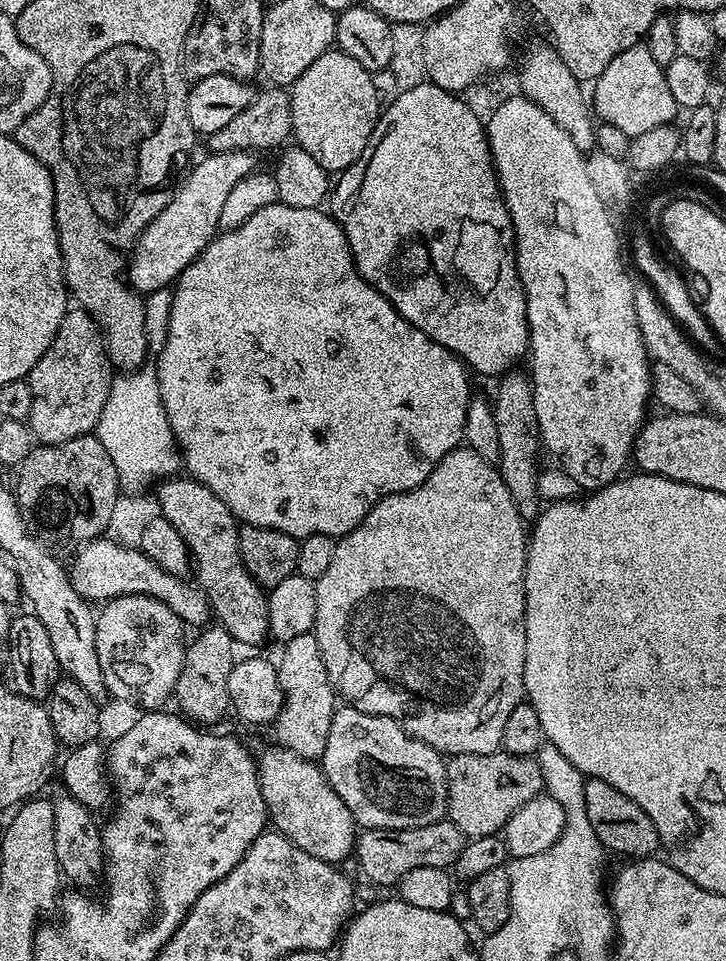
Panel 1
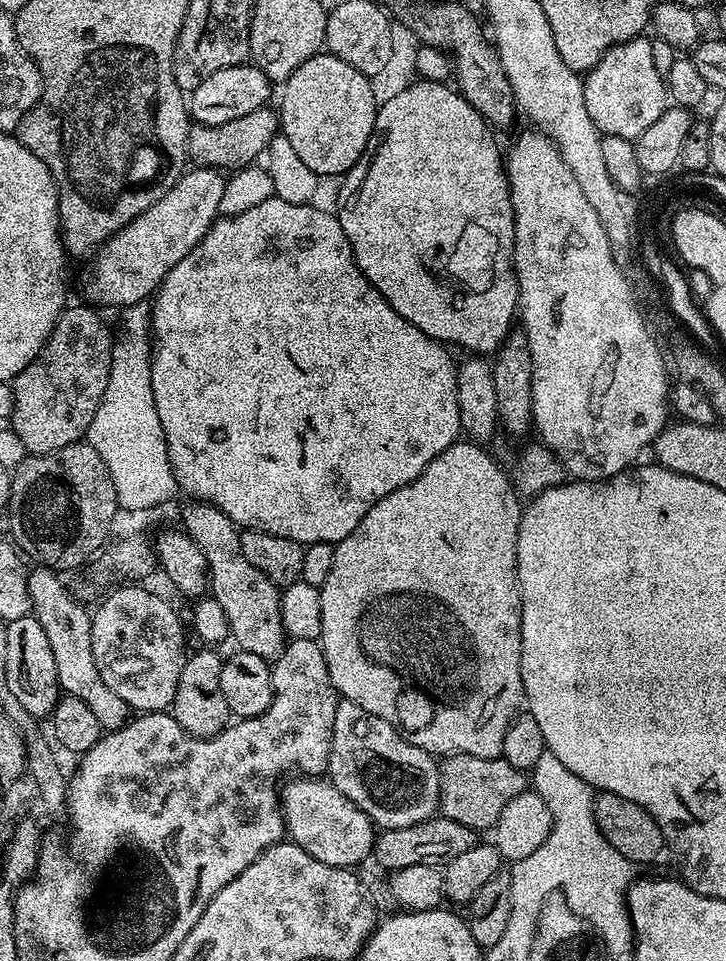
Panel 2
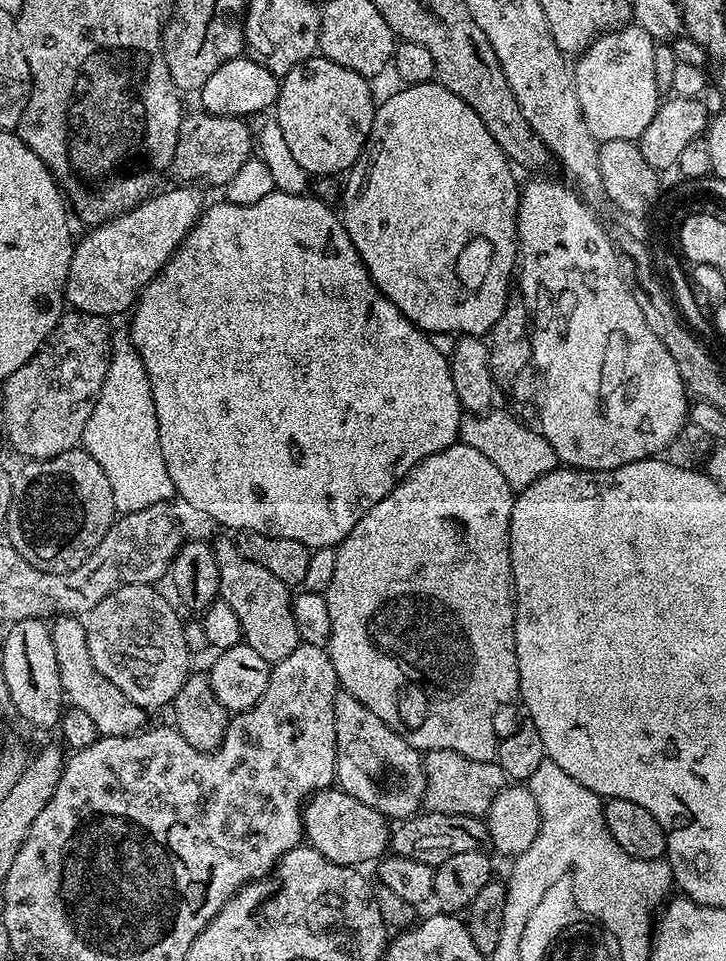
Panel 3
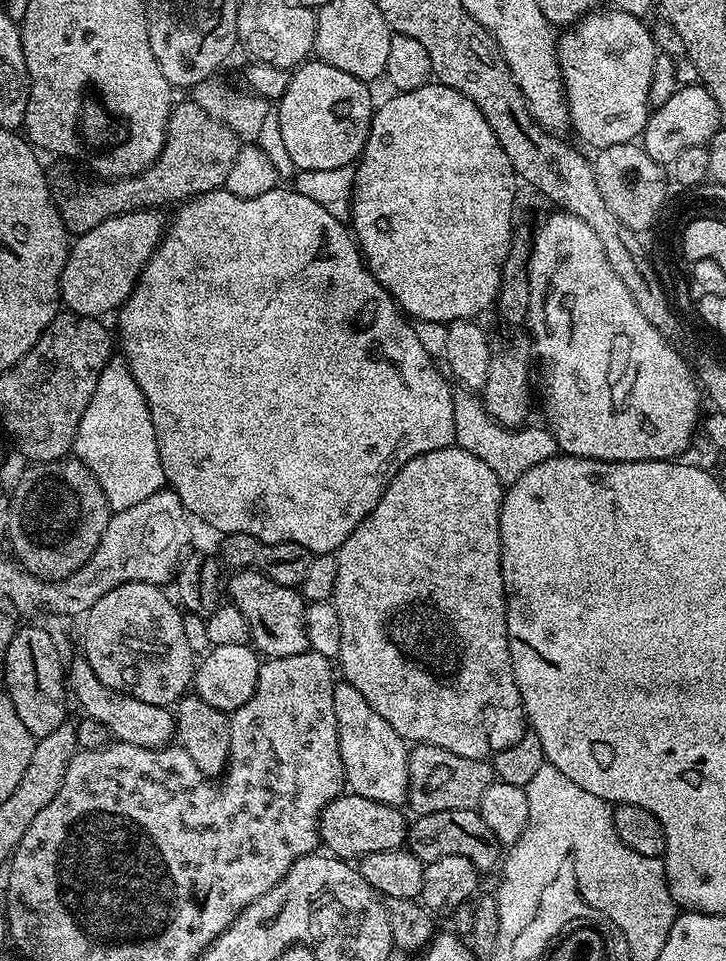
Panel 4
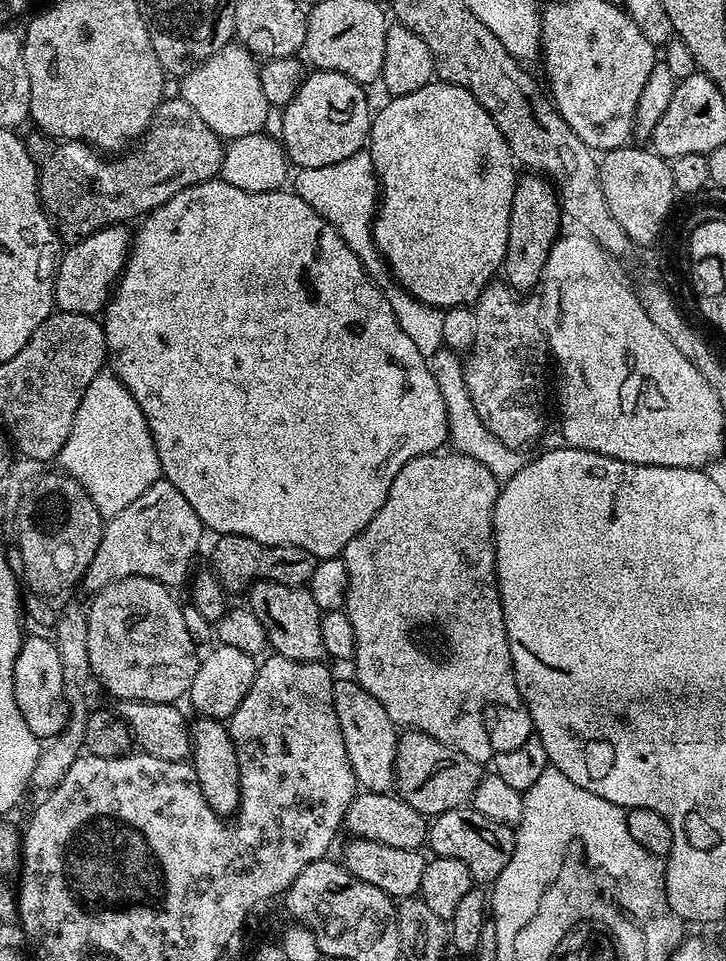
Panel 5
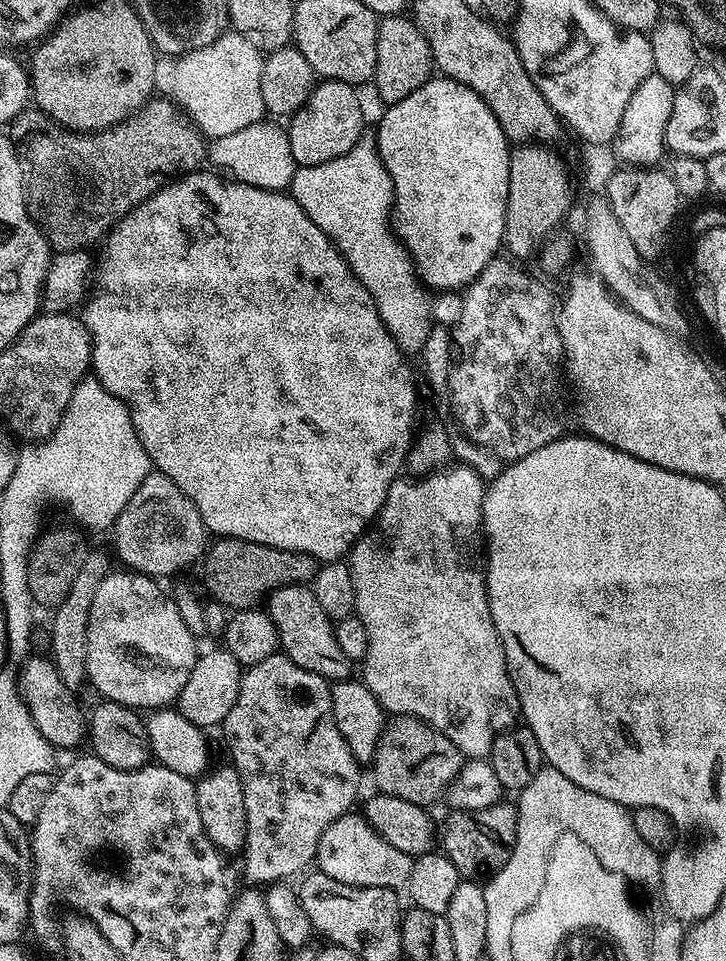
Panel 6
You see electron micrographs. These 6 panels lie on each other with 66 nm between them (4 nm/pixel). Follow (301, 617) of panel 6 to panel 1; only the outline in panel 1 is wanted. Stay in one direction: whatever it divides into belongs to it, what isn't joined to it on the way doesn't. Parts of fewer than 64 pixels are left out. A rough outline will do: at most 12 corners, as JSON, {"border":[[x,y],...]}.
{"border":[[159,481],[161,516],[194,561],[219,627],[269,639],[268,597],[236,515],[205,484]]}

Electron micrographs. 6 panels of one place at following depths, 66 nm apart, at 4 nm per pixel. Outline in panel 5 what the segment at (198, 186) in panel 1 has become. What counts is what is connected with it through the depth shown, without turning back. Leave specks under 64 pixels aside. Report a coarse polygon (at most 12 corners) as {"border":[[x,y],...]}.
{"border":[[111,224],[63,249],[55,307],[103,313],[128,261]]}

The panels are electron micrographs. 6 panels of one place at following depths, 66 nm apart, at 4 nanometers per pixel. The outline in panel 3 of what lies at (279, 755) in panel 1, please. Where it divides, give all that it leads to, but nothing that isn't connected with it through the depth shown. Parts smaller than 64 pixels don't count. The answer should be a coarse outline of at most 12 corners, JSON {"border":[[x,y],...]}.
{"border":[[339,787],[310,797],[307,843],[364,866],[389,851],[388,817]]}

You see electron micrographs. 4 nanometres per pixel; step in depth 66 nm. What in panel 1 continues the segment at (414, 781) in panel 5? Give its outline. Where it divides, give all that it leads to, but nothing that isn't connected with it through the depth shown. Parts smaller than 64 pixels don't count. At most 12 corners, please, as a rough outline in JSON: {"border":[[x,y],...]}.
{"border":[[458,754],[447,819],[497,835],[545,791],[535,758]]}

